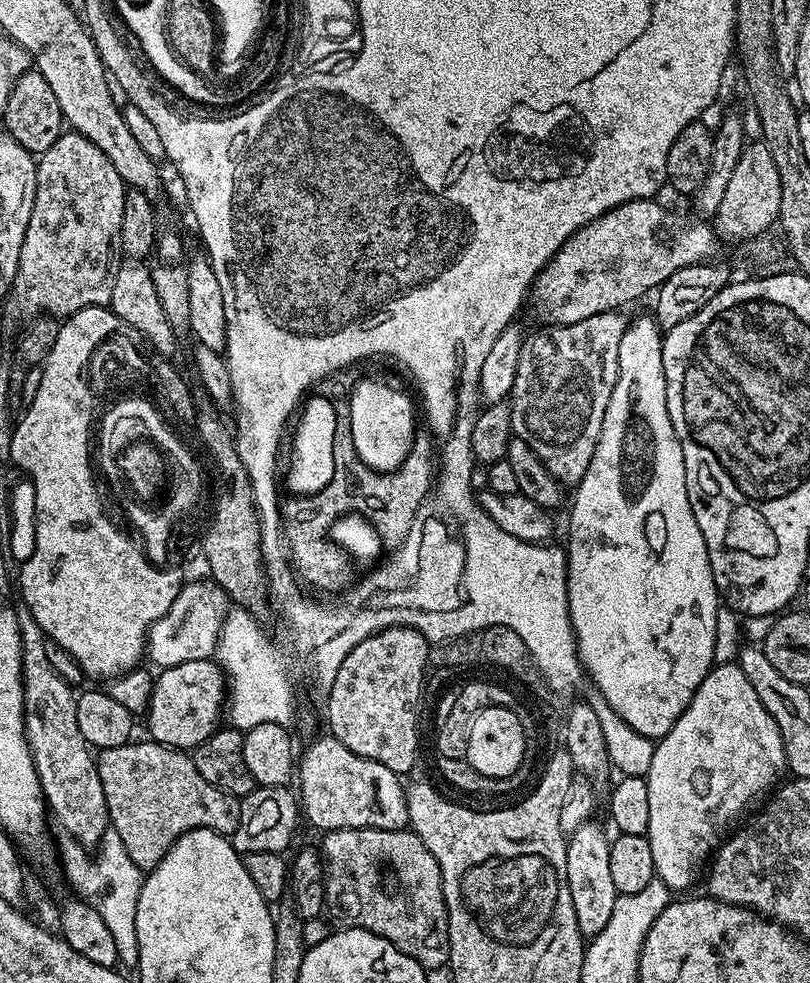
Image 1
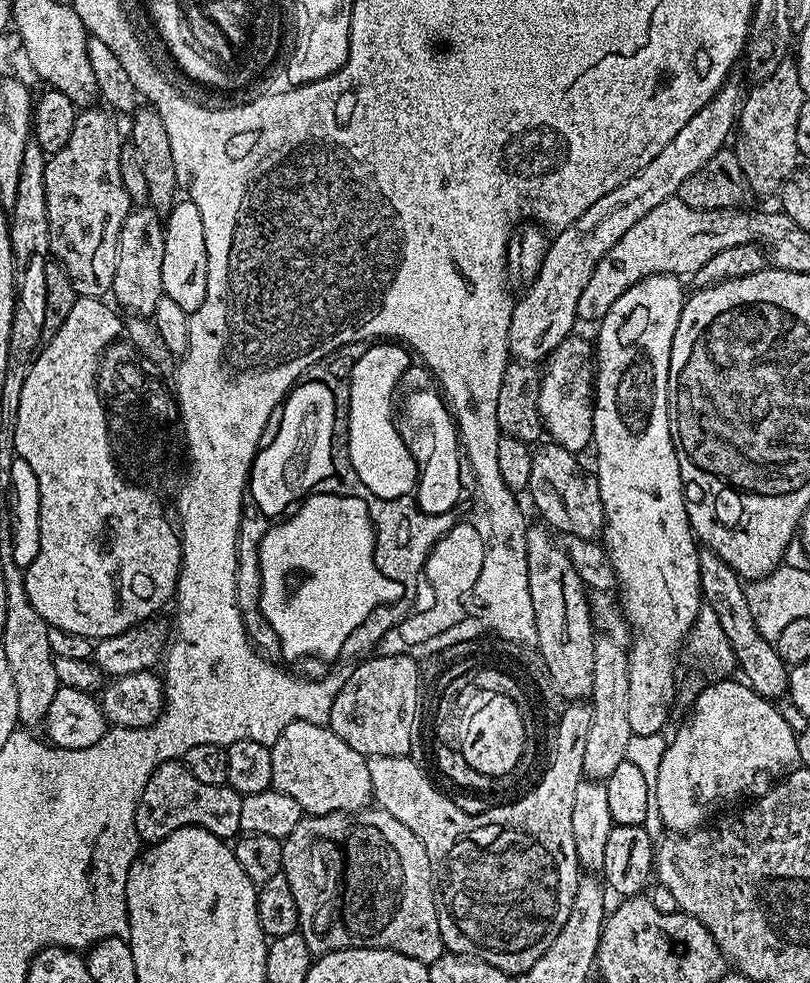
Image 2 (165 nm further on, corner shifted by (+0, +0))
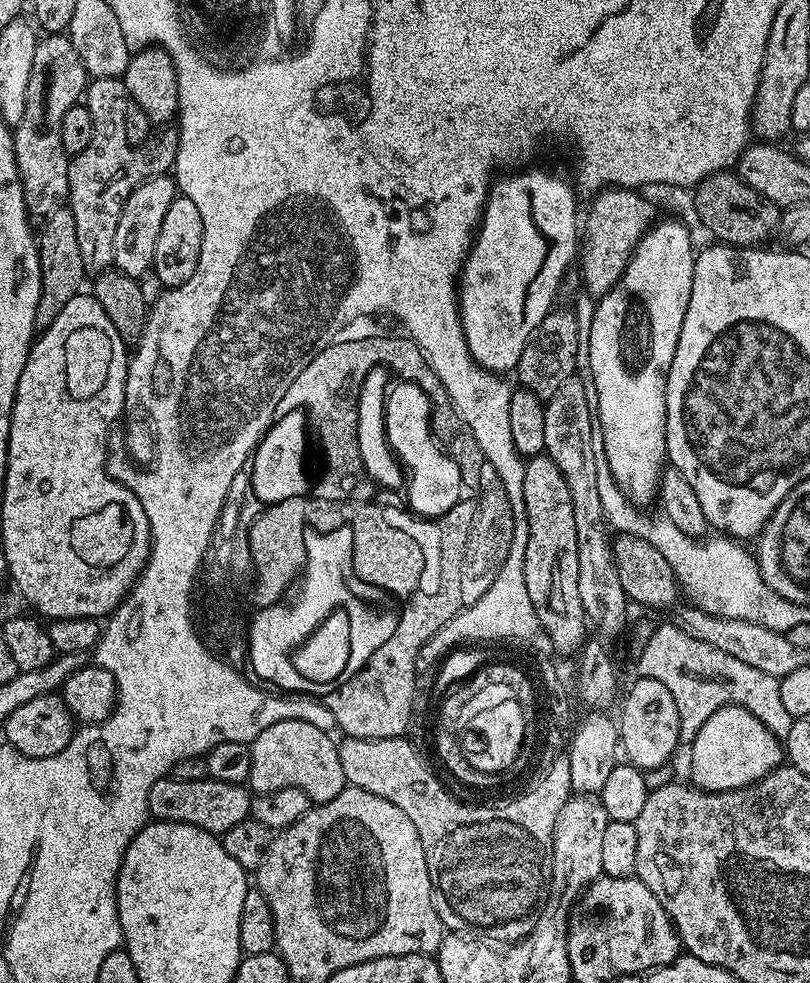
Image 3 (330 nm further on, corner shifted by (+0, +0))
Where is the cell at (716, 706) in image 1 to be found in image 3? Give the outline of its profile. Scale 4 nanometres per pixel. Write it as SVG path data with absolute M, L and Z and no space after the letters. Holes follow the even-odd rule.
M726 705L702 724L690 747L691 783L704 792L729 792L755 784L785 763L782 740L742 705Z

